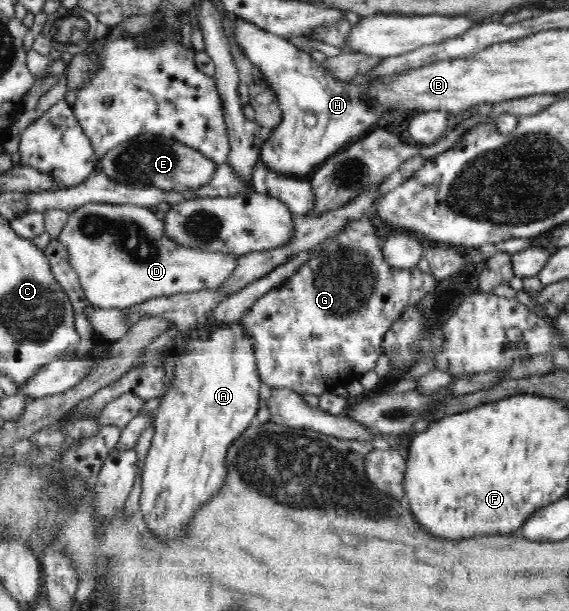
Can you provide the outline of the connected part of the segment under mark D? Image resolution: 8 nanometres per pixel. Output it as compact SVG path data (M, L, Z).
M102 202L83 204L83 206L79 206L79 208L76 208L71 212L68 222L65 223L63 231L60 232L58 240L62 242L64 249L68 252L69 263L73 266L73 269L79 277L80 287L84 291L84 295L87 298L88 303L95 308L123 309L159 296L168 296L180 293L199 293L203 290L218 291L223 289L230 282L229 278L231 278L233 273L238 270L238 264L240 261L238 256L229 255L227 252L201 251L191 247L179 246L178 243L175 243L175 240L171 240L170 236L168 236L168 232L166 232L166 224L157 218L153 208L132 204L109 204Z

